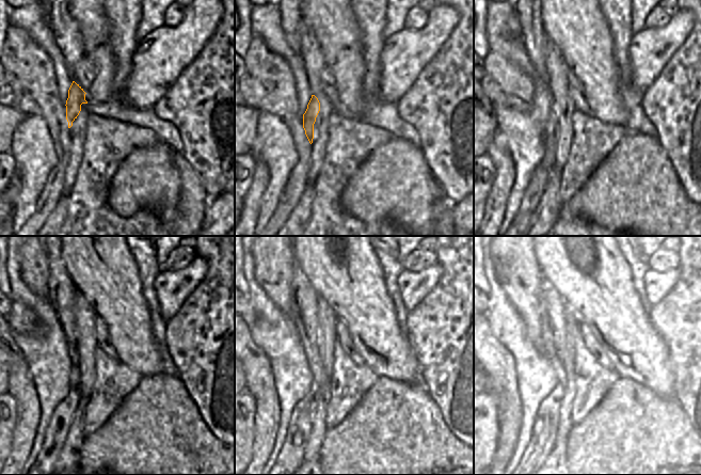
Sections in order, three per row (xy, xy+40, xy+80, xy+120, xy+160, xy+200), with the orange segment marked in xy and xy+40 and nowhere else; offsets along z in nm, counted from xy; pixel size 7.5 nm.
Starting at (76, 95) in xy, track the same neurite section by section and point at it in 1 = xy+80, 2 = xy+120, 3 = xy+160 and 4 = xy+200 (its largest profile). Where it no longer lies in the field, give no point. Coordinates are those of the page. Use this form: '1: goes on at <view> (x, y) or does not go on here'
1: goes on at xy+80 (537, 185)
2: goes on at xy+120 (58, 428)
3: goes on at xy+160 (291, 453)
4: goes on at xy+200 (546, 423)

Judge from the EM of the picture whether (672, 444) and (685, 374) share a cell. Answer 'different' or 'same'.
different

